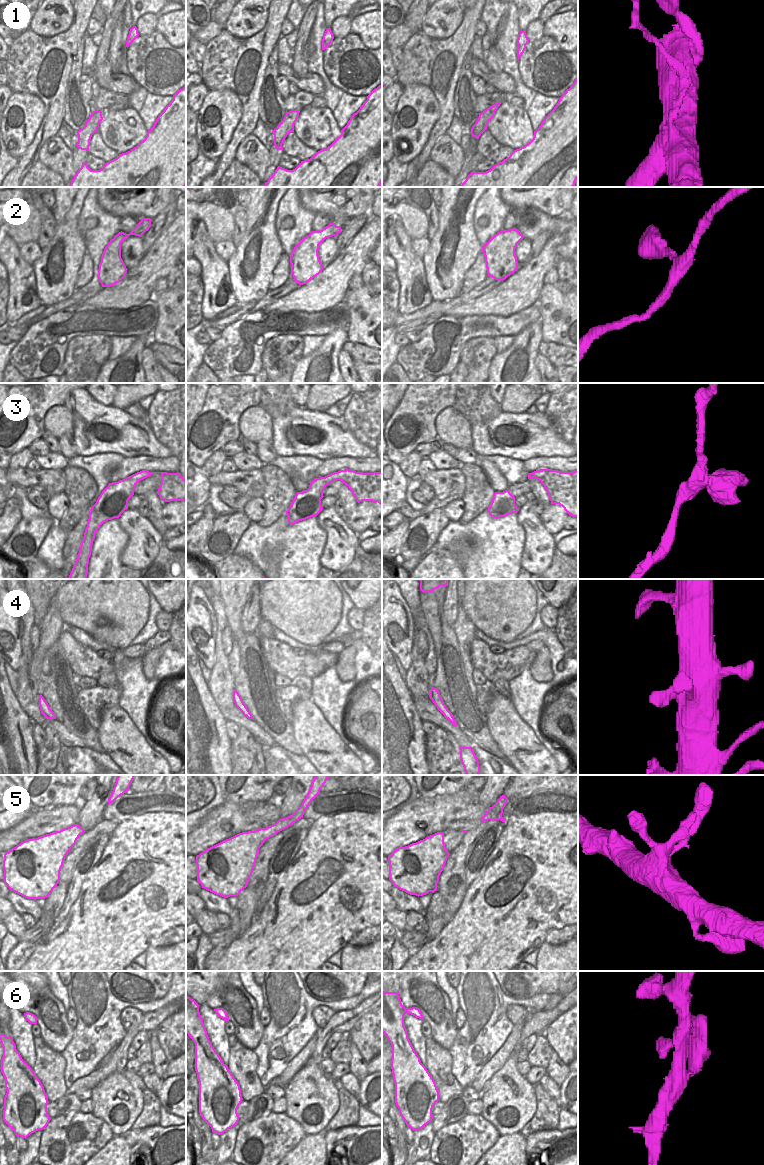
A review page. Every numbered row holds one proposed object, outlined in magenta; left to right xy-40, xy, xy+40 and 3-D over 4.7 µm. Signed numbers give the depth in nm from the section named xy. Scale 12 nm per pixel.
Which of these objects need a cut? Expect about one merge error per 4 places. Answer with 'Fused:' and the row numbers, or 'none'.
Fused: 1

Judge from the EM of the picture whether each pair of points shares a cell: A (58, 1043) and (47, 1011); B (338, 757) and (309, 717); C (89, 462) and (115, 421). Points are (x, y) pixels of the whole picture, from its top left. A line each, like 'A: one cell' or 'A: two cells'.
A: one cell
B: one cell
C: two cells

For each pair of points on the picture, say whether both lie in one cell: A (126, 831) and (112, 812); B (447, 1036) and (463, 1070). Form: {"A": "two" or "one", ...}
{"A": "two", "B": "two"}

